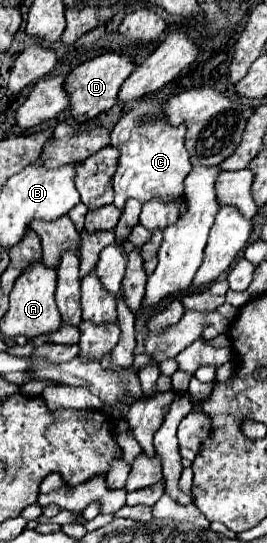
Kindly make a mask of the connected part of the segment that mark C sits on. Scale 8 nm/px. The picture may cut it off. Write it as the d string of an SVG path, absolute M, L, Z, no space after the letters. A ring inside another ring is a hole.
M145 95L139 99L131 111L127 111L111 131L111 145L121 149L117 173L113 177L115 201L113 205L123 209L125 201L135 197L137 201L145 203L153 197L161 201L171 201L181 197L183 193L183 179L189 171L189 153L185 149L185 133L187 127L181 123L173 127L167 117L163 115L163 103L155 95Z

